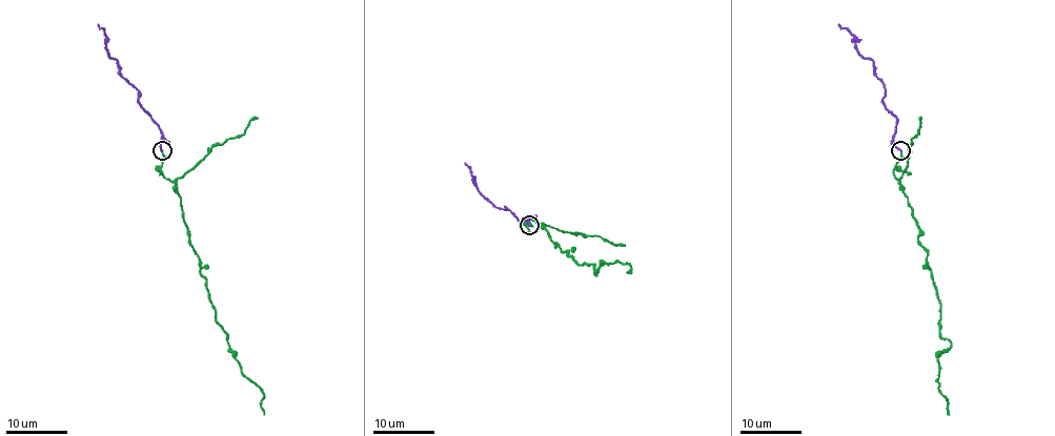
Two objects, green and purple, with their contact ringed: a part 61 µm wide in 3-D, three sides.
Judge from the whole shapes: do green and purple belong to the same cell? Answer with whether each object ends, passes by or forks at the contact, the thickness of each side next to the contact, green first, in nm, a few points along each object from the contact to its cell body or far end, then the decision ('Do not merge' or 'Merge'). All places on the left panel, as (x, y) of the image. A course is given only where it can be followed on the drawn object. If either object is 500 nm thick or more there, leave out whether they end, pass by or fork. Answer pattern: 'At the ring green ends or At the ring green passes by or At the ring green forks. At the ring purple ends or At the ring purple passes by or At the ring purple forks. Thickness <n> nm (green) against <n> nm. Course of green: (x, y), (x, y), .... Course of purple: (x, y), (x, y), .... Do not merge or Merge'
At the ring green ends. At the ring purple ends. Thickness 130 nm (green) against 190 nm. Course of green: (162, 150), (161, 172), (175, 183), (181, 199), (188, 244), (216, 323), (241, 372), (261, 389), (264, 415). Course of purple: (162, 150), (159, 124), (139, 101), (139, 92), (122, 75), (119, 61), (109, 57), (103, 28), (97, 24). Merge

